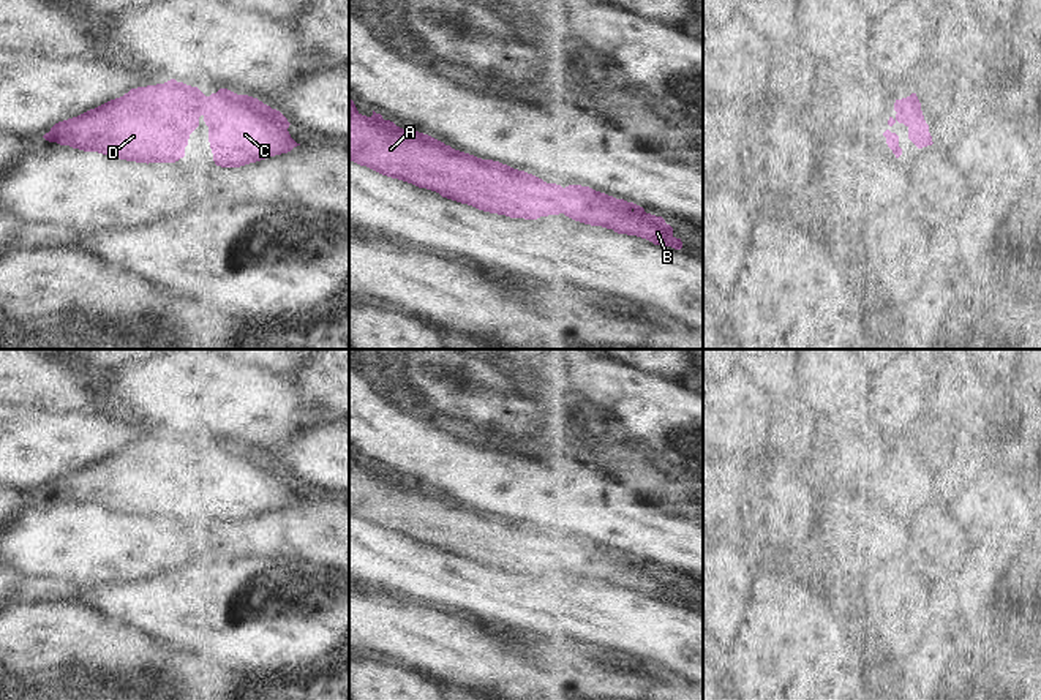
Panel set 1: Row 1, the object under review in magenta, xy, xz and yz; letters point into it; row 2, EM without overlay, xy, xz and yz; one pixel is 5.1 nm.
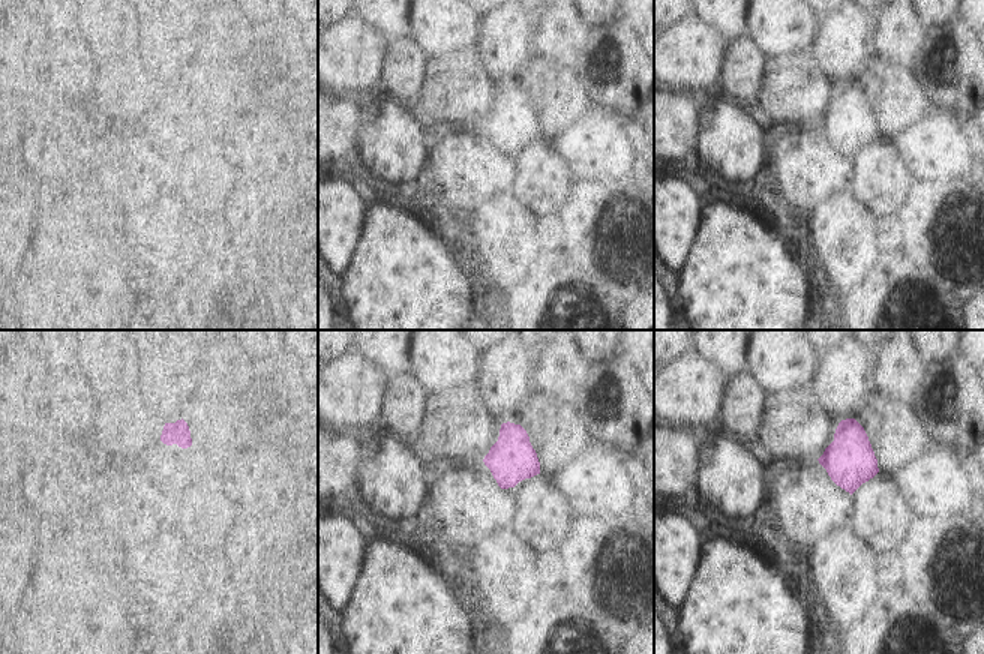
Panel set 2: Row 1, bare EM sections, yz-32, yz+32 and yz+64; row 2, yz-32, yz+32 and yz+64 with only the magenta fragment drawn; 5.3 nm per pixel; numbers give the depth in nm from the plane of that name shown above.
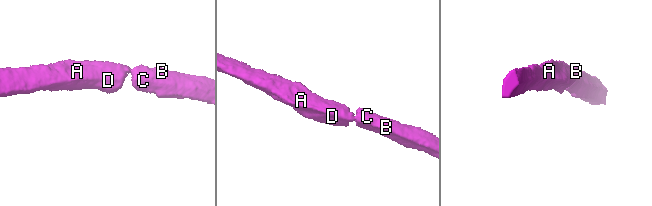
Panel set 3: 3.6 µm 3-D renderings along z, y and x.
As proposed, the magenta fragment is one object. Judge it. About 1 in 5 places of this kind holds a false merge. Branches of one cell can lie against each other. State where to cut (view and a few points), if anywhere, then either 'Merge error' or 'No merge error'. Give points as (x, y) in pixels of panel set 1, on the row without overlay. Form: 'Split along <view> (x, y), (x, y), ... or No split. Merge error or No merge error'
No split. No merge error.

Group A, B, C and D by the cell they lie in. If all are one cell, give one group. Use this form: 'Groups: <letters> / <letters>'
Groups: A B C D.

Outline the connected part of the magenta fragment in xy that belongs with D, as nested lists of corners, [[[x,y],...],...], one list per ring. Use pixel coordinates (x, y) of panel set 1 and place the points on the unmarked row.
[[[171,433],[164,438],[131,442],[77,471],[55,477],[43,491],[84,506],[98,506],[136,517],[175,517],[185,510],[190,488],[199,480],[199,471],[209,480],[213,515],[221,521],[240,521],[269,510],[291,506],[297,498],[287,482],[287,472],[257,452],[237,449],[227,442],[205,450],[197,441]]]

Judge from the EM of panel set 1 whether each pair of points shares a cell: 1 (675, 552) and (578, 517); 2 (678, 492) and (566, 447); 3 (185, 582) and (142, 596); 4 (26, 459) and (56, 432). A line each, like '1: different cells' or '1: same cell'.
1: same cell
2: same cell
3: same cell
4: same cell

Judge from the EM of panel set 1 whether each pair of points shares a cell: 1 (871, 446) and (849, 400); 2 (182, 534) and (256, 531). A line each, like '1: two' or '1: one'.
1: two
2: two

